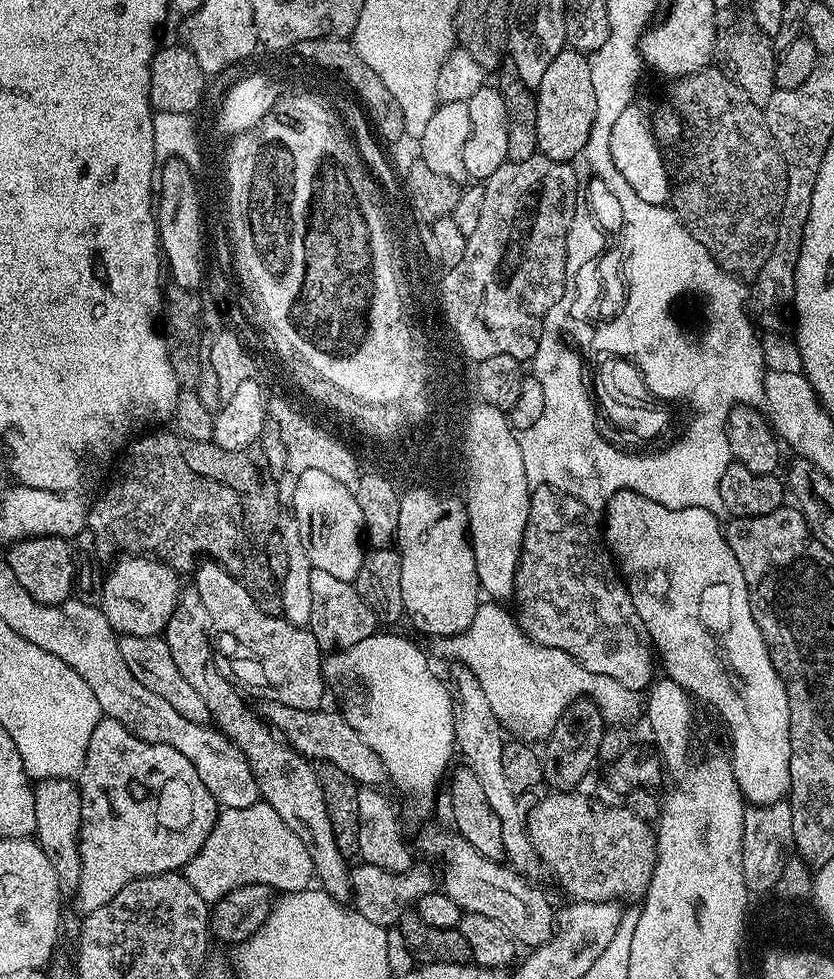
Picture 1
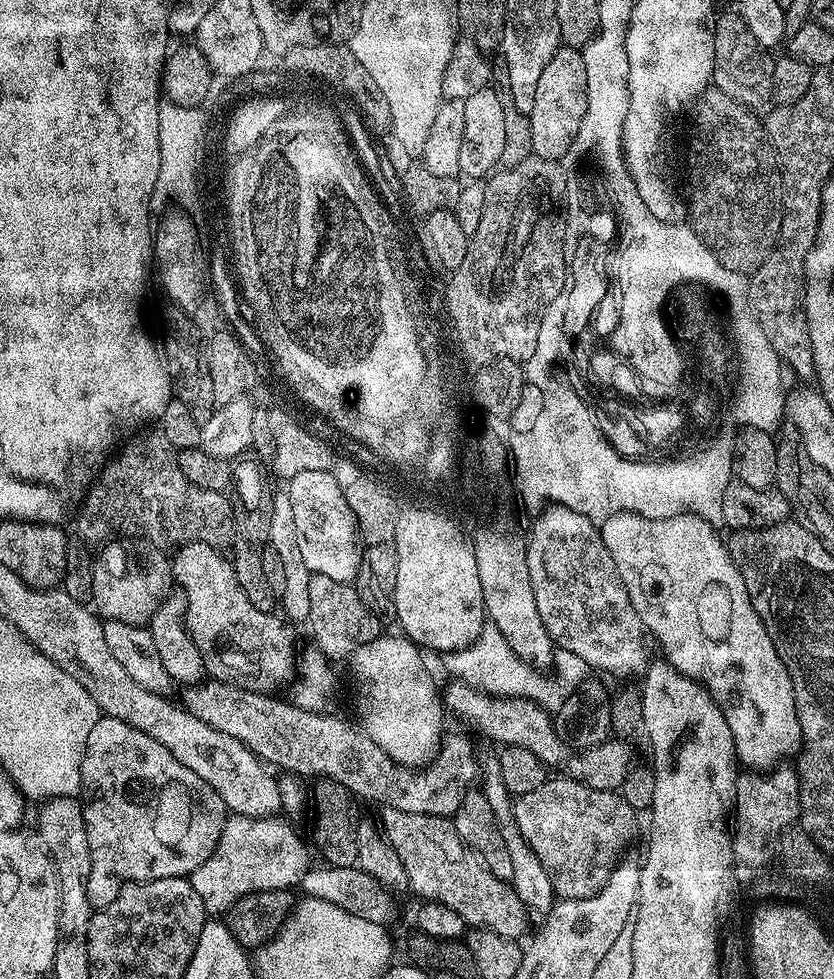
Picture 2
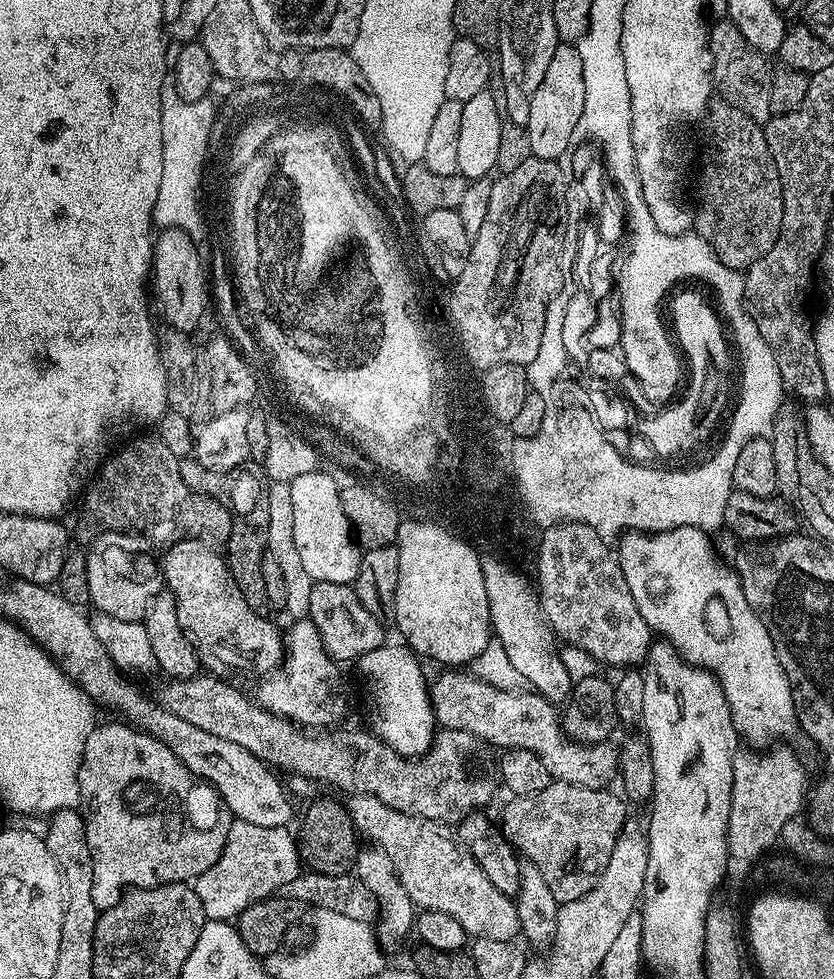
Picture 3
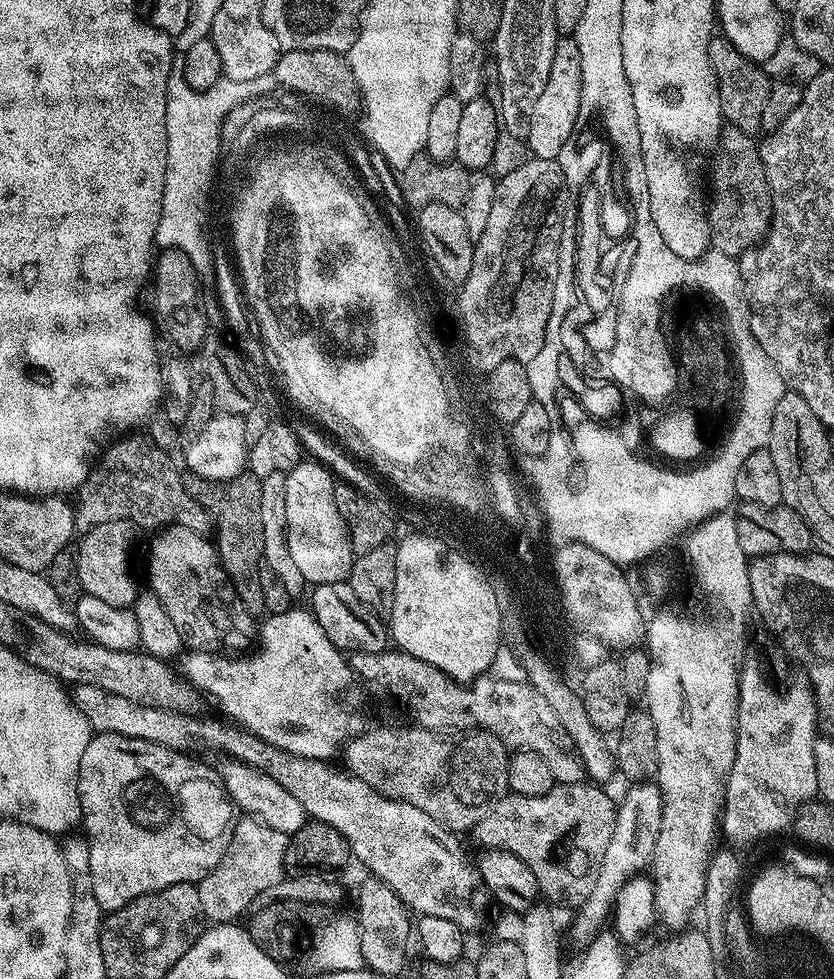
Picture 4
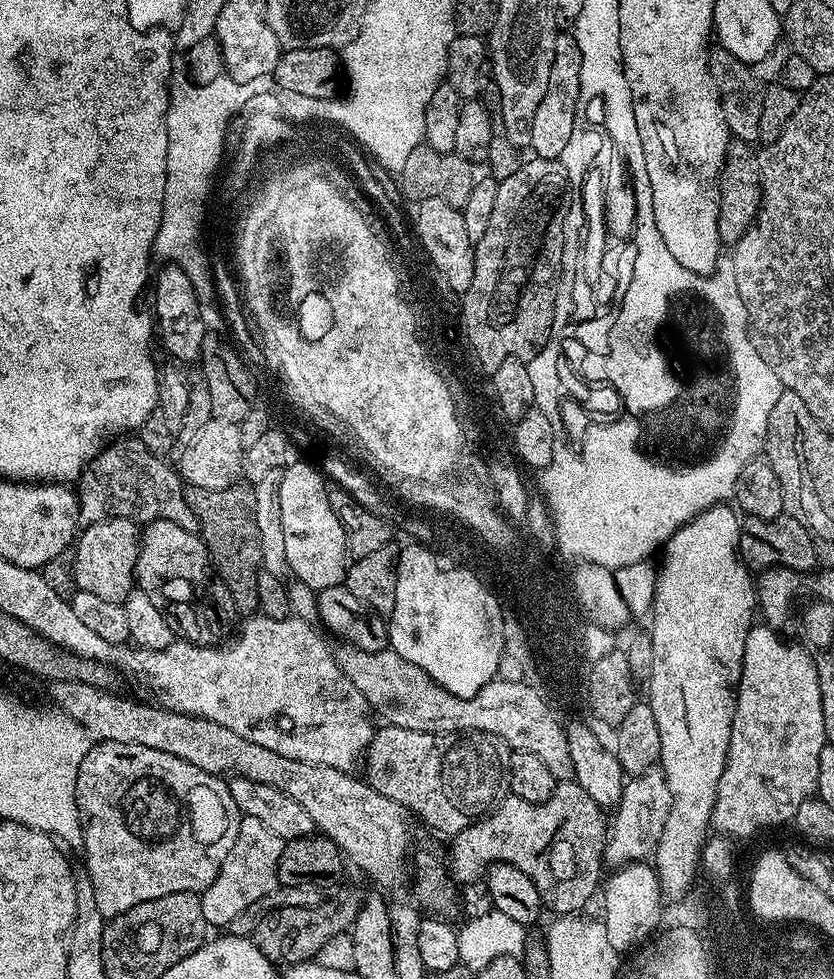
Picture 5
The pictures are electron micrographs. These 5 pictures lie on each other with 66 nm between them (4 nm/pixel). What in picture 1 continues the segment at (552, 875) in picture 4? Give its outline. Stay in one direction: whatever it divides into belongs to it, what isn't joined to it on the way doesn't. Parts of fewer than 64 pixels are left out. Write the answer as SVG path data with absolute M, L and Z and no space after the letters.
M552 790L549 796L544 796L536 805L532 808L532 813L527 813L526 816L526 831L532 842L532 847L536 849L536 853L539 855L539 859L549 864L550 867L556 871L556 876L560 879L560 884L569 892L569 897L575 898L577 901L583 902L585 900L615 900L619 901L620 896L625 896L628 902L632 902L635 898L643 897L644 893L648 891L650 886L650 878L654 874L654 866L656 865L656 833L653 825L644 821L642 818L638 818L638 814L634 814L626 806L620 806L620 808L600 808L596 812L596 808L591 804L589 797L580 790L569 790L570 792L556 792L560 790Z

